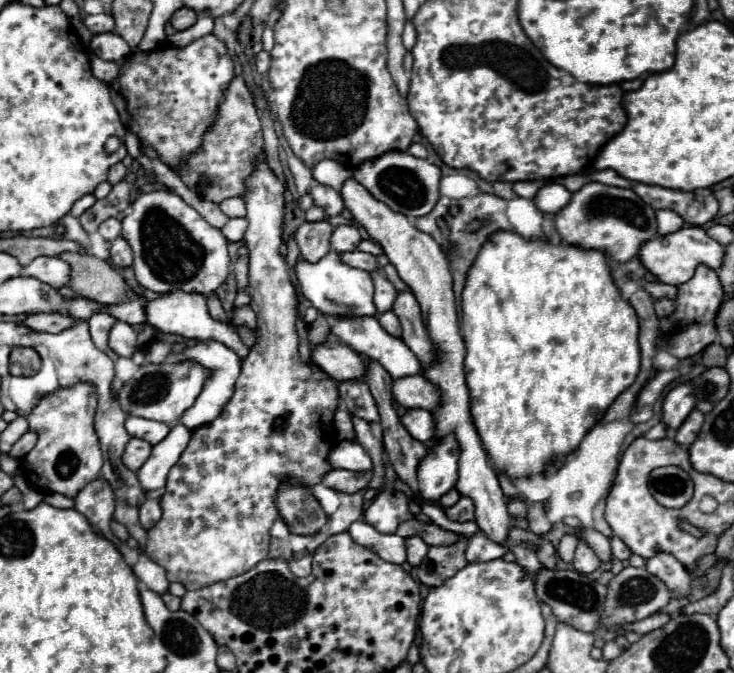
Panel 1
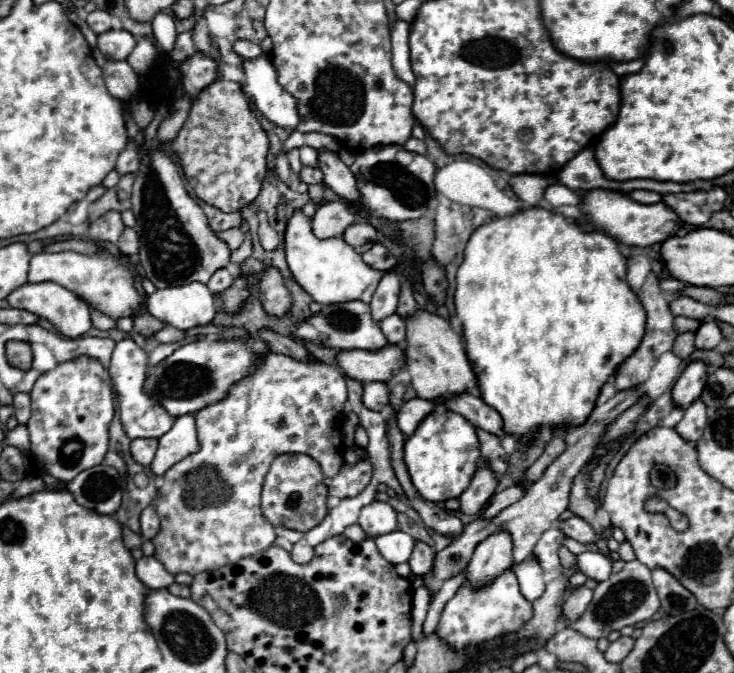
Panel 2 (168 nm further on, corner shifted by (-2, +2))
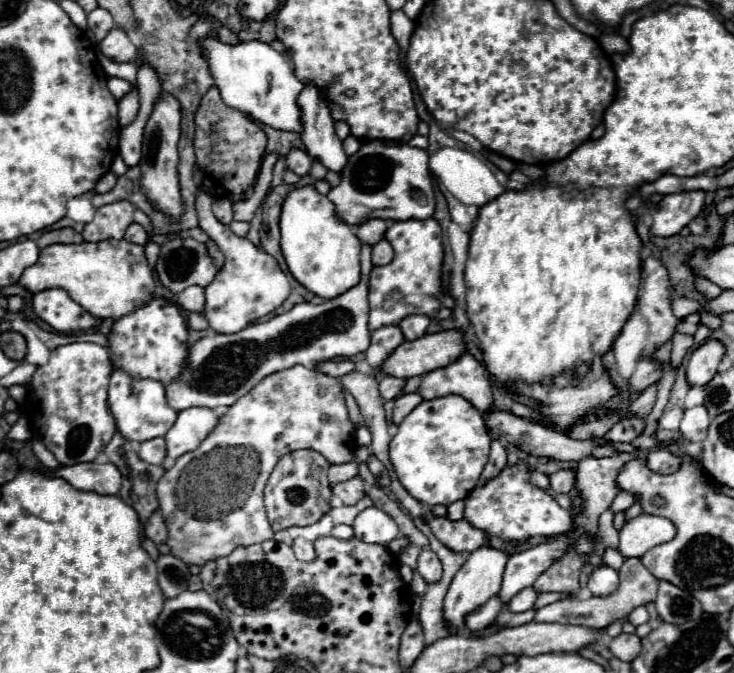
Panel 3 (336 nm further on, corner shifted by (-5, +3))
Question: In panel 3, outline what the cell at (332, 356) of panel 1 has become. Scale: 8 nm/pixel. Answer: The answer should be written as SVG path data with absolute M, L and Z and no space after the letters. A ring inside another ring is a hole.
M460 331L422 335L414 341L404 341L402 345L398 345L382 361L380 369L384 375L408 379L456 361L460 351L464 351L464 341Z

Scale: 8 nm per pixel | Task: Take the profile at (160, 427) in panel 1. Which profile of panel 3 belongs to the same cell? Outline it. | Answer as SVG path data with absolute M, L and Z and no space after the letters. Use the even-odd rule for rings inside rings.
M116 367L110 375L108 385L108 405L116 419L118 431L130 441L148 441L166 435L166 431L176 421L176 411L168 407L164 397L164 385L154 379L136 379L128 371Z

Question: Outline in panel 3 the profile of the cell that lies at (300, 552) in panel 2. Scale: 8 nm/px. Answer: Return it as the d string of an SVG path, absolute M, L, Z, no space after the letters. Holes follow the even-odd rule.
M302 537L294 539L292 549L294 549L294 553L296 553L296 557L298 557L300 561L312 561L312 559L316 557L316 553L314 553L314 545L312 545L310 541L302 539Z

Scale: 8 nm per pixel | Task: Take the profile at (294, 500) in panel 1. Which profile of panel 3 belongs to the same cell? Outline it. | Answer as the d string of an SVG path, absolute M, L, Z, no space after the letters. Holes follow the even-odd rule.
M300 449L286 453L274 467L266 489L264 489L264 503L266 503L266 513L270 519L270 525L274 531L288 529L292 525L304 527L316 523L322 515L330 511L330 483L328 483L328 469L330 463L312 449Z

